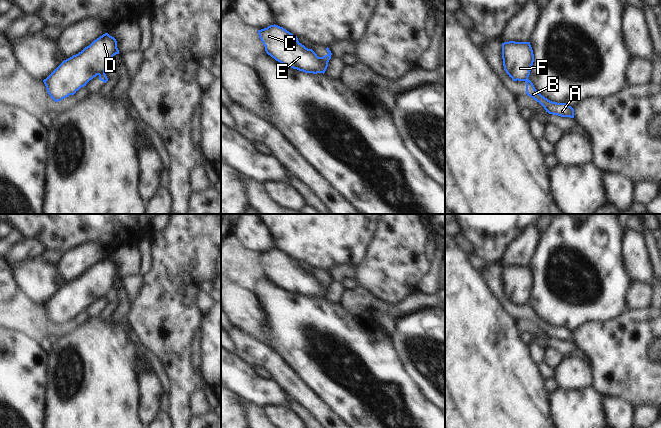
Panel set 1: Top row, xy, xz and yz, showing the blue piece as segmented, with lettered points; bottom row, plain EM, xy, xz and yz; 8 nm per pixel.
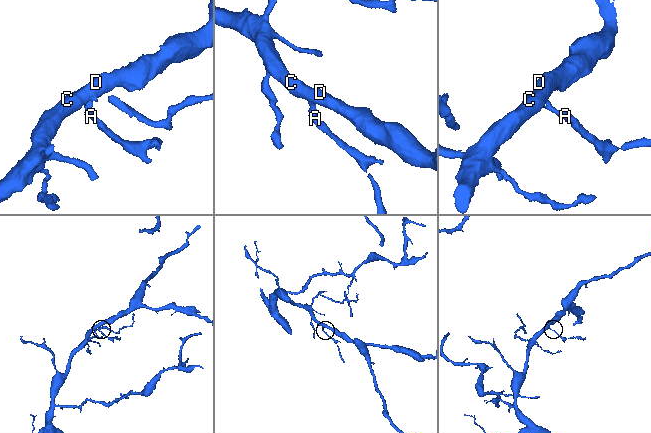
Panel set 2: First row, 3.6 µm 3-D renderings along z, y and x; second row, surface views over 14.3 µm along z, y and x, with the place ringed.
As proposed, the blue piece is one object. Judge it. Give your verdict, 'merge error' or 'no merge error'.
merge error

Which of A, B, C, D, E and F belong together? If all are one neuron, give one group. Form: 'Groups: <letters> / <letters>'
Groups: A B / C D E F.

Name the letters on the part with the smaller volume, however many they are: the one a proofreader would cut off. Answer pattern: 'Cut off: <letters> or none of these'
Cut off: A, B

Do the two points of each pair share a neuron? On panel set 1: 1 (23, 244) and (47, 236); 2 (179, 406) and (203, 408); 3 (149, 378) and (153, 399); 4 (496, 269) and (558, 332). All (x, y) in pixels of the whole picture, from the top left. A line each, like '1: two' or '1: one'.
1: two
2: two
3: one
4: one

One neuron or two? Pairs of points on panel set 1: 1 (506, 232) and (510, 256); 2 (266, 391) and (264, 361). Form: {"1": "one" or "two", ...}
{"1": "two", "2": "two"}

